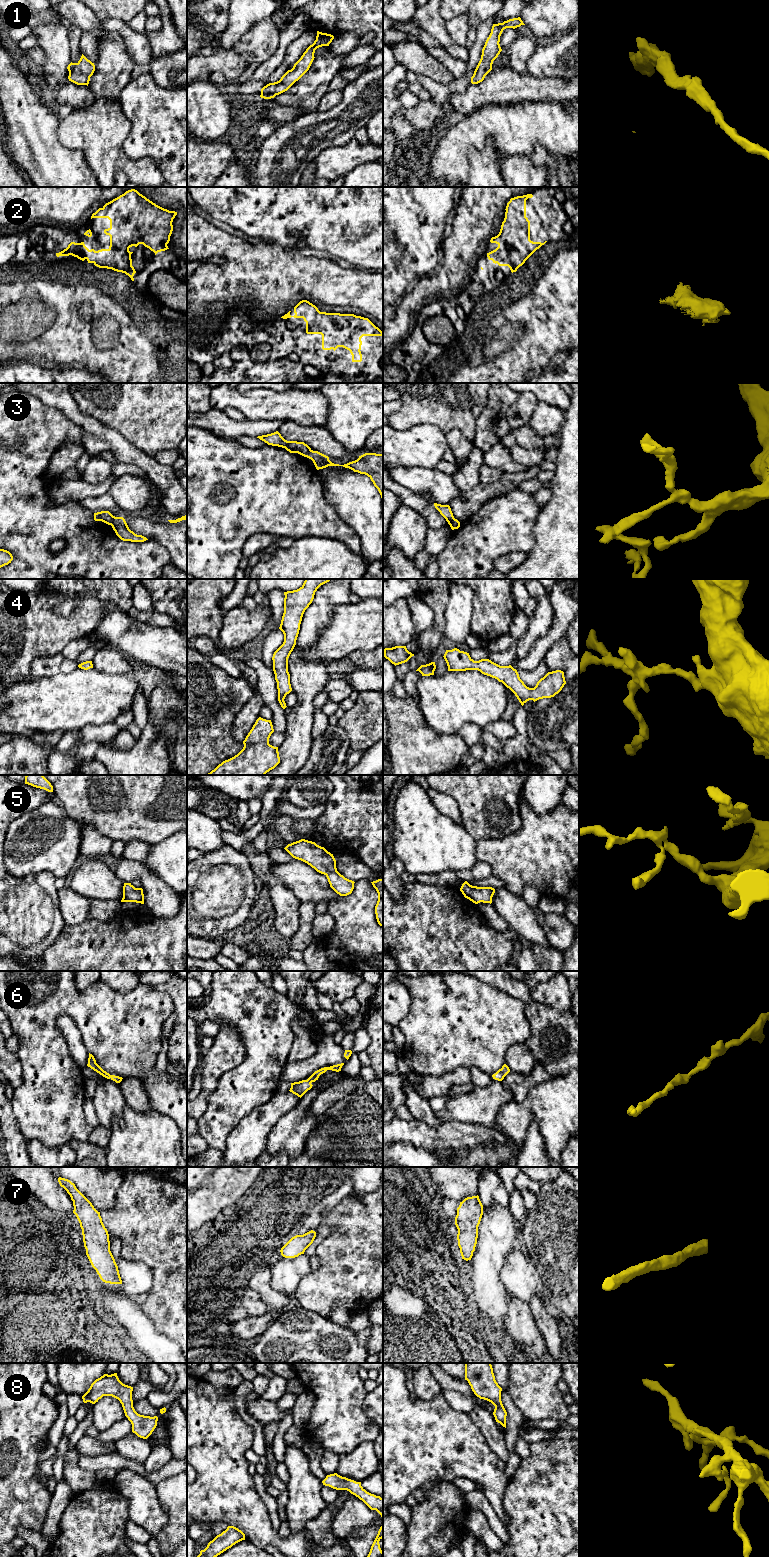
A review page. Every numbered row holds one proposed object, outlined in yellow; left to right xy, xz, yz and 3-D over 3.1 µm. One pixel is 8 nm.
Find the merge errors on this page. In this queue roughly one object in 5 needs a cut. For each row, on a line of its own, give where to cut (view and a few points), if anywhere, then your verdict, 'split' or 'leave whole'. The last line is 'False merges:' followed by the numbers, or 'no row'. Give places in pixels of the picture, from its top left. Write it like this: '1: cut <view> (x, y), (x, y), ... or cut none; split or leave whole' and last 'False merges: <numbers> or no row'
1: cut none; leave whole
2: cut none; leave whole
3: cut xy (115, 517), (110, 524); split
4: cut none; leave whole
5: cut none; leave whole
6: cut none; leave whole
7: cut none; leave whole
8: cut none; leave whole
False merges: 3

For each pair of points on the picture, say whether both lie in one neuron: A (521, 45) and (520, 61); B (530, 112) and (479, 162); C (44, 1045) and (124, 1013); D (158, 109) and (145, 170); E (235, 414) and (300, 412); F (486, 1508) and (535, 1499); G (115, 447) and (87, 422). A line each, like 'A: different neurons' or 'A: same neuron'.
A: same neuron
B: different neurons
C: same neuron
D: different neurons
E: different neurons
F: different neurons
G: same neuron

